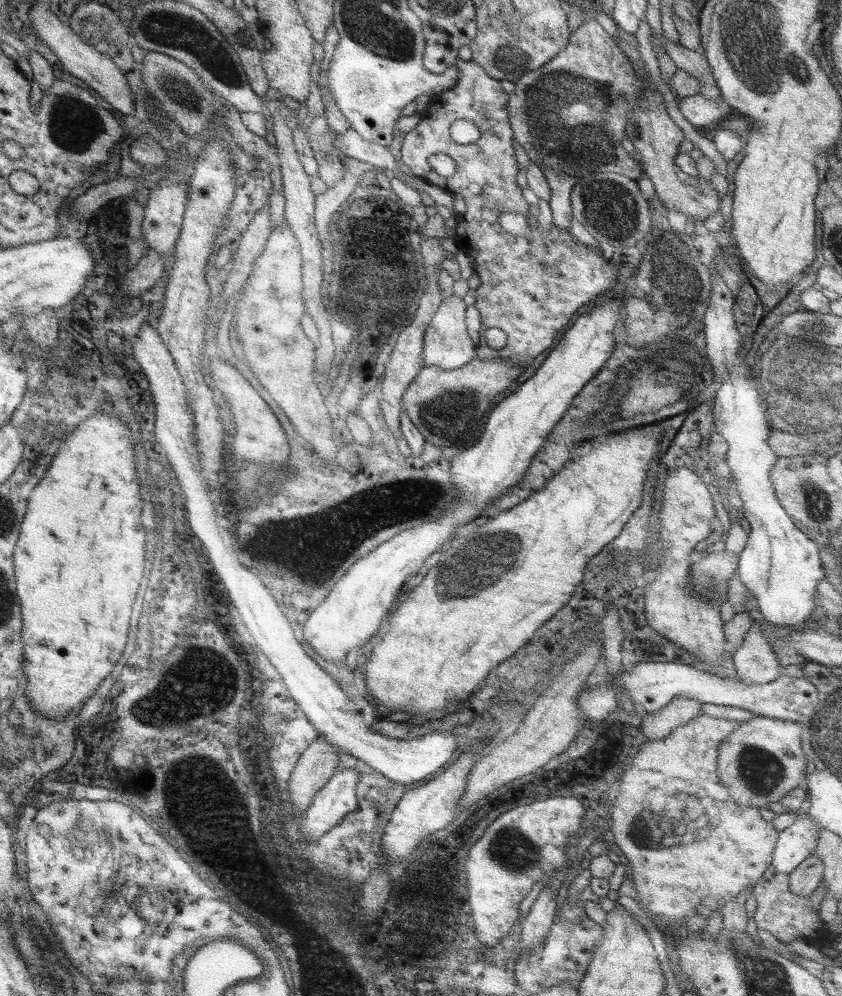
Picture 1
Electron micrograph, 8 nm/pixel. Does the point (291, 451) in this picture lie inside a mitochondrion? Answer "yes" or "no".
no

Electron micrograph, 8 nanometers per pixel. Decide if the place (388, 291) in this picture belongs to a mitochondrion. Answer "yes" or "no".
yes

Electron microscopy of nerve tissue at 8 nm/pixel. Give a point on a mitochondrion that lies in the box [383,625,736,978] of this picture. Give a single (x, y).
(671, 818)

